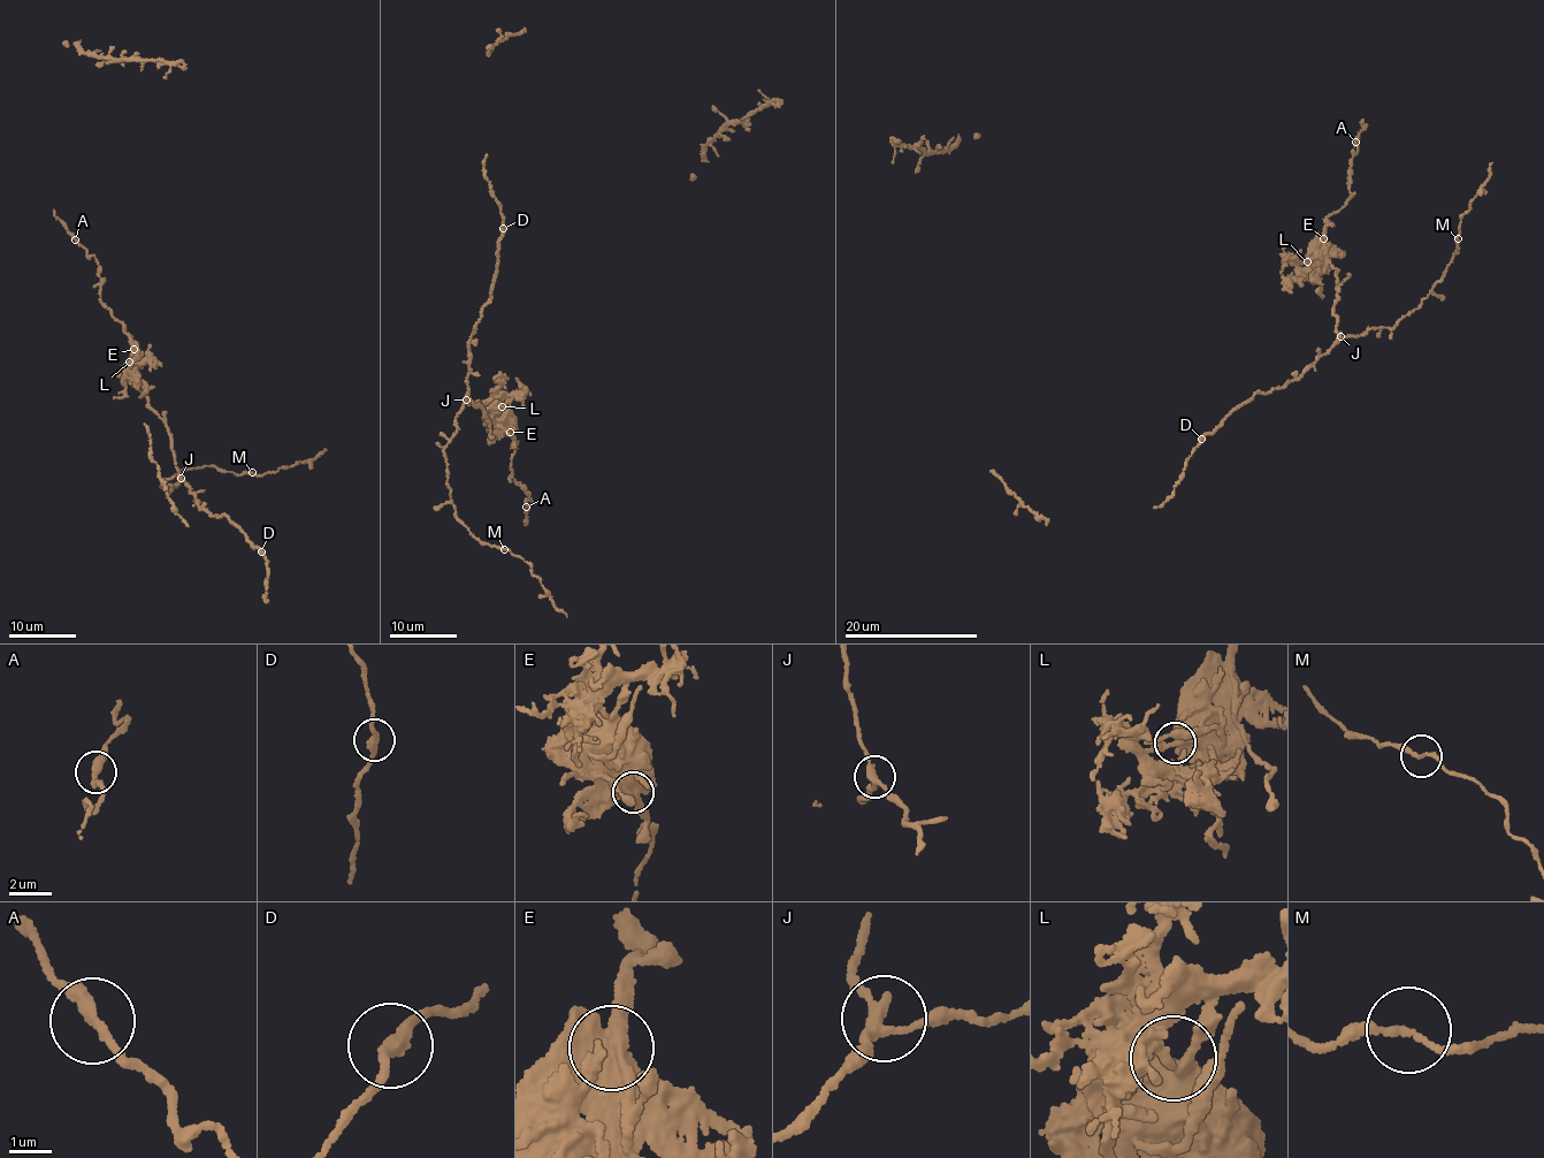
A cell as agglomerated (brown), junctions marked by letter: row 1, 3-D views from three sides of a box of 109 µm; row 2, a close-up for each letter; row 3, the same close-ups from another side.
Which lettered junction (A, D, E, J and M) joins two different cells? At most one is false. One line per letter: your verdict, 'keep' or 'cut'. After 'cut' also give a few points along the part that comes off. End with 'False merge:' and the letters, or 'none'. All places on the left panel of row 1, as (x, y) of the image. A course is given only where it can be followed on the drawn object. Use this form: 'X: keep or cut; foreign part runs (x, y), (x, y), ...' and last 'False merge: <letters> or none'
A: keep
D: keep
E: cut; foreign part runs (134, 350), (134, 360), (127, 370), (135, 376), (138, 388)
J: keep
M: keep
False merge: E

